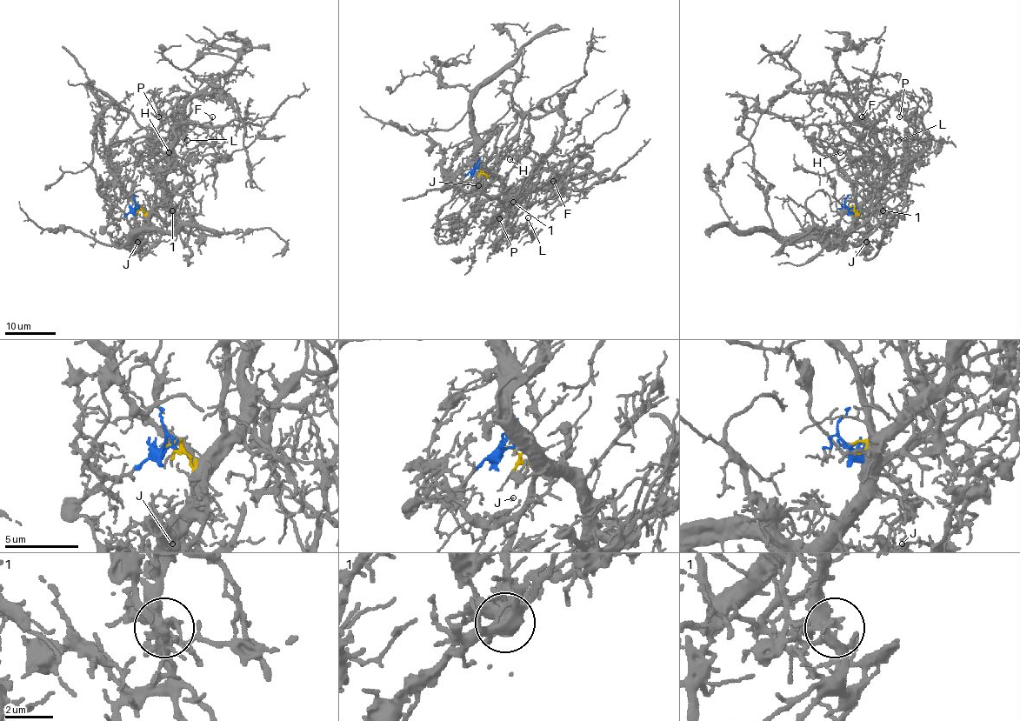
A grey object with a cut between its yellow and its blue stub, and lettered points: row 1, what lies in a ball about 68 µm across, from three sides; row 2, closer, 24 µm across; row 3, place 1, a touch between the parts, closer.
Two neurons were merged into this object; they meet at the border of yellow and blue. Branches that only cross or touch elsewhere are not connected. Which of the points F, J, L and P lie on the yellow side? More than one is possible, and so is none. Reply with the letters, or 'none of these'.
F, P

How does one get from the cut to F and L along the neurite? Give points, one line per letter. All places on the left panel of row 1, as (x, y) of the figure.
F: (136, 208), (150, 213), (159, 203), (167, 148), (176, 139), (176, 130), (183, 122), (210, 126), (211, 117)
L: (136, 208), (106, 228), (140, 258), (172, 222), (171, 197), (183, 179), (186, 162), (163, 141), (186, 140)

